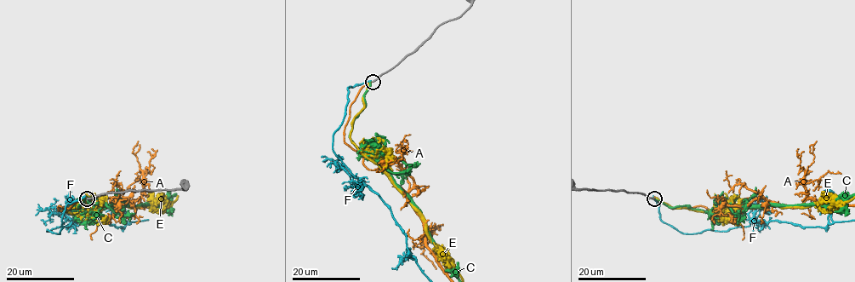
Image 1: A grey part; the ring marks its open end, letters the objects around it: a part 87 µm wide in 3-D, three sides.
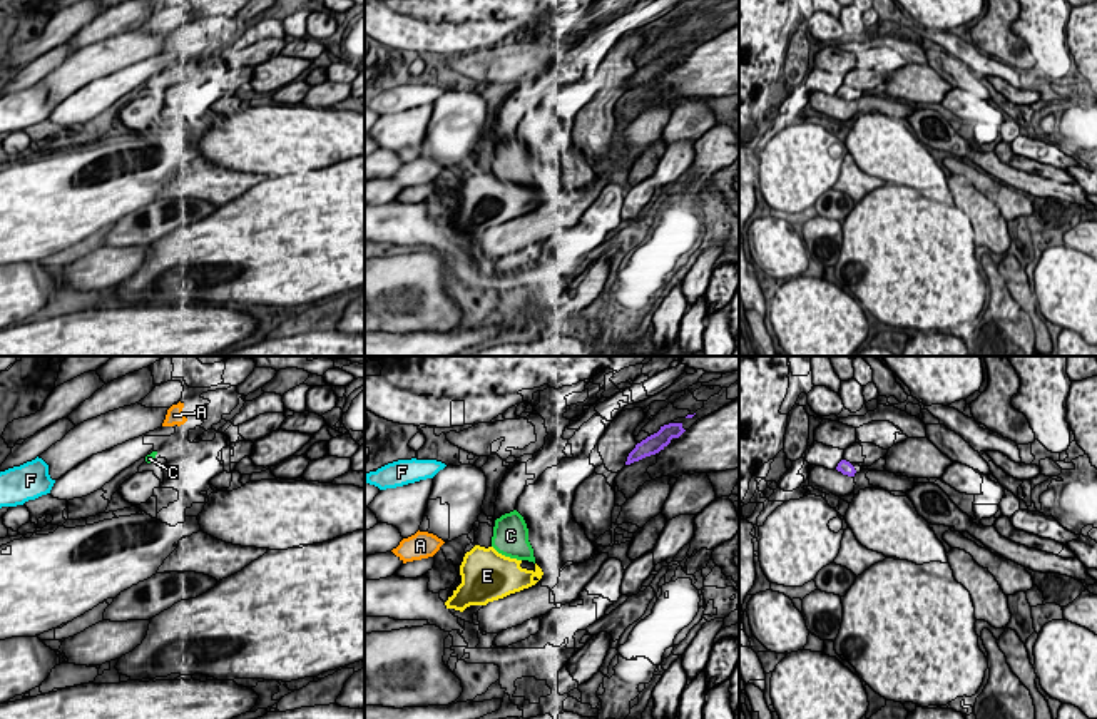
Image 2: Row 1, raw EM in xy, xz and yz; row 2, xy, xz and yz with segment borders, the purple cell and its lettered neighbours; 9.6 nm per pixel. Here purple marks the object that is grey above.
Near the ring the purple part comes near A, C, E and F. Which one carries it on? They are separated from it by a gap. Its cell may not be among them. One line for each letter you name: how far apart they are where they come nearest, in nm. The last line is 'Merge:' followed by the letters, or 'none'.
Merge: none

